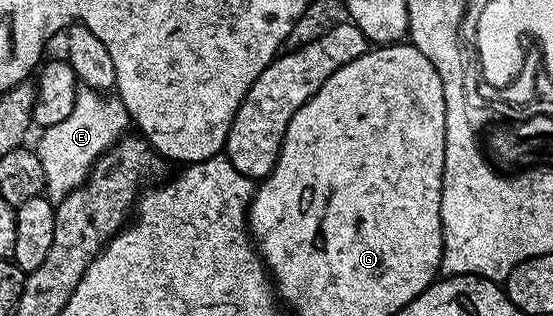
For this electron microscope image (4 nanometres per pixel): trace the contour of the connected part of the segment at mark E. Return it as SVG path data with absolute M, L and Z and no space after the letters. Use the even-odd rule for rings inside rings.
M86 86L77 88L74 108L61 122L44 129L34 152L42 163L45 180L45 196L57 205L72 190L83 185L92 164L127 132L131 118L125 105L114 95L103 95L97 89Z

